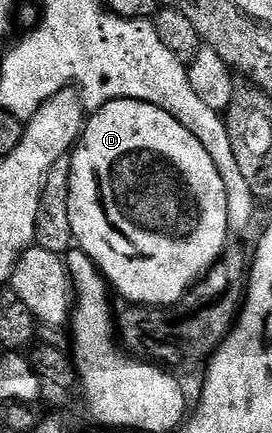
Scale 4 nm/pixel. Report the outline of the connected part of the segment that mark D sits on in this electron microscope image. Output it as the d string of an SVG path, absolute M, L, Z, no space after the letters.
M114 100L95 111L96 115L89 117L84 123L84 133L80 141L71 151L72 171L70 172L70 228L75 245L83 250L94 263L97 270L104 275L105 282L113 291L116 290L125 298L125 303L138 306L155 306L157 308L172 308L186 297L188 291L211 270L219 261L229 245L230 227L226 212L226 184L222 184L222 176L218 176L218 168L214 168L214 160L210 160L210 152L193 134L170 112L162 112L154 104L146 104L142 100Z

